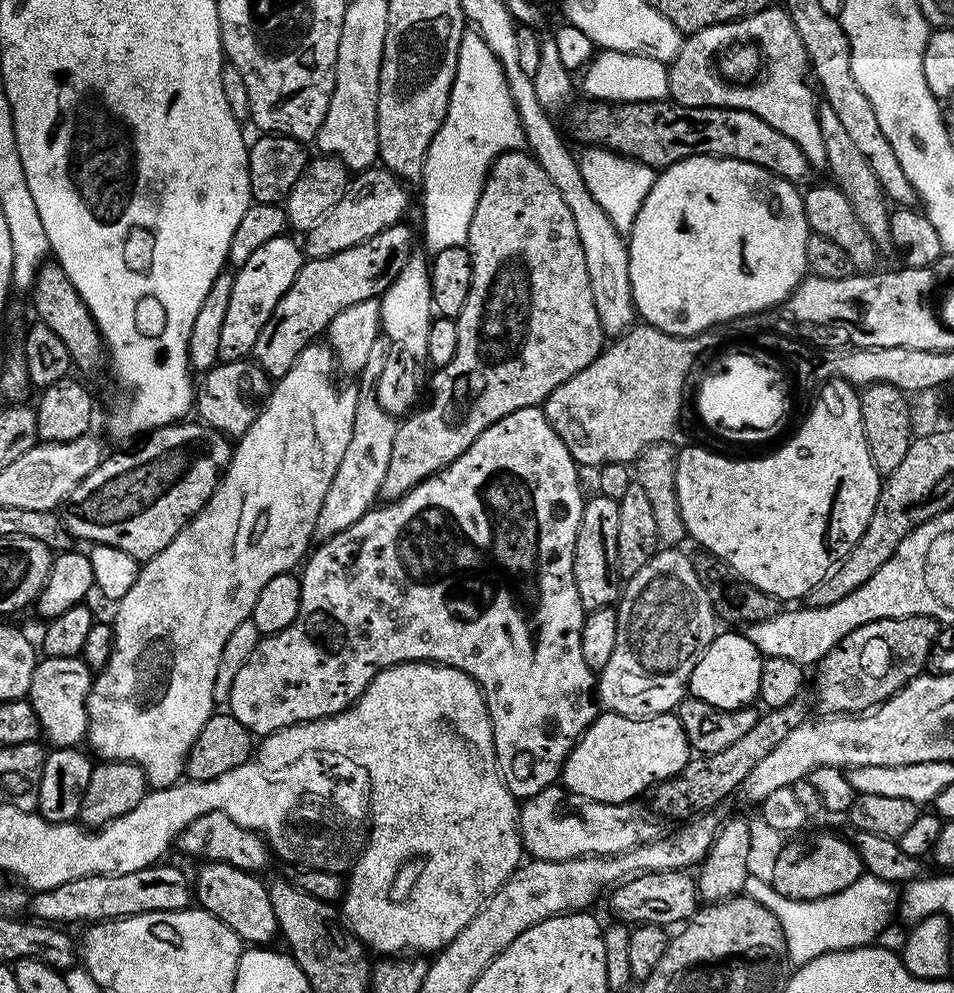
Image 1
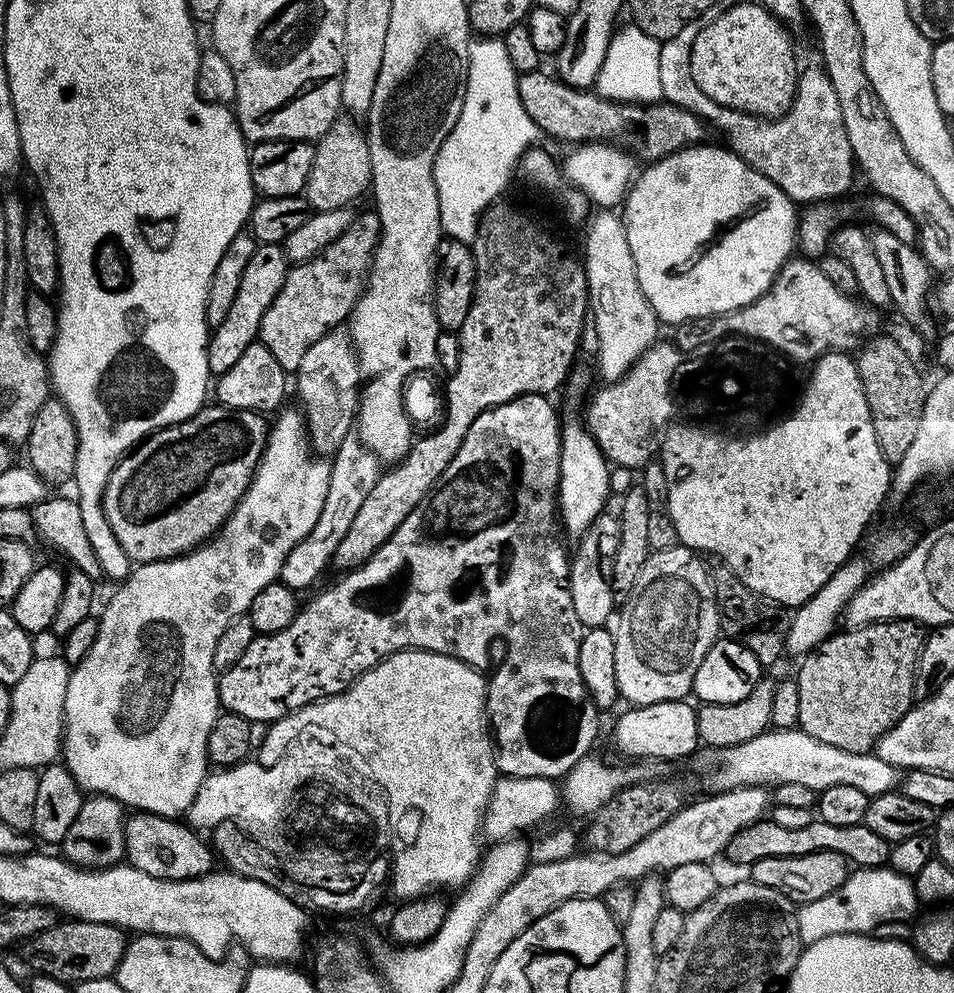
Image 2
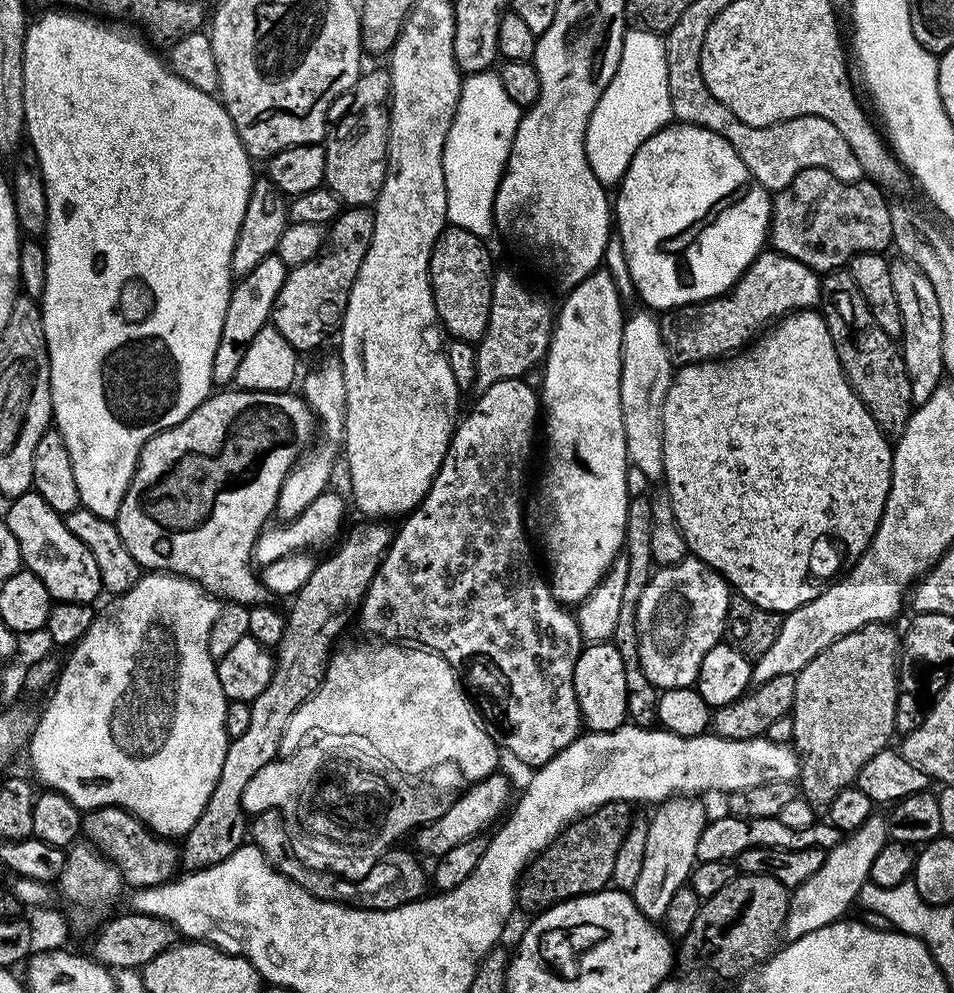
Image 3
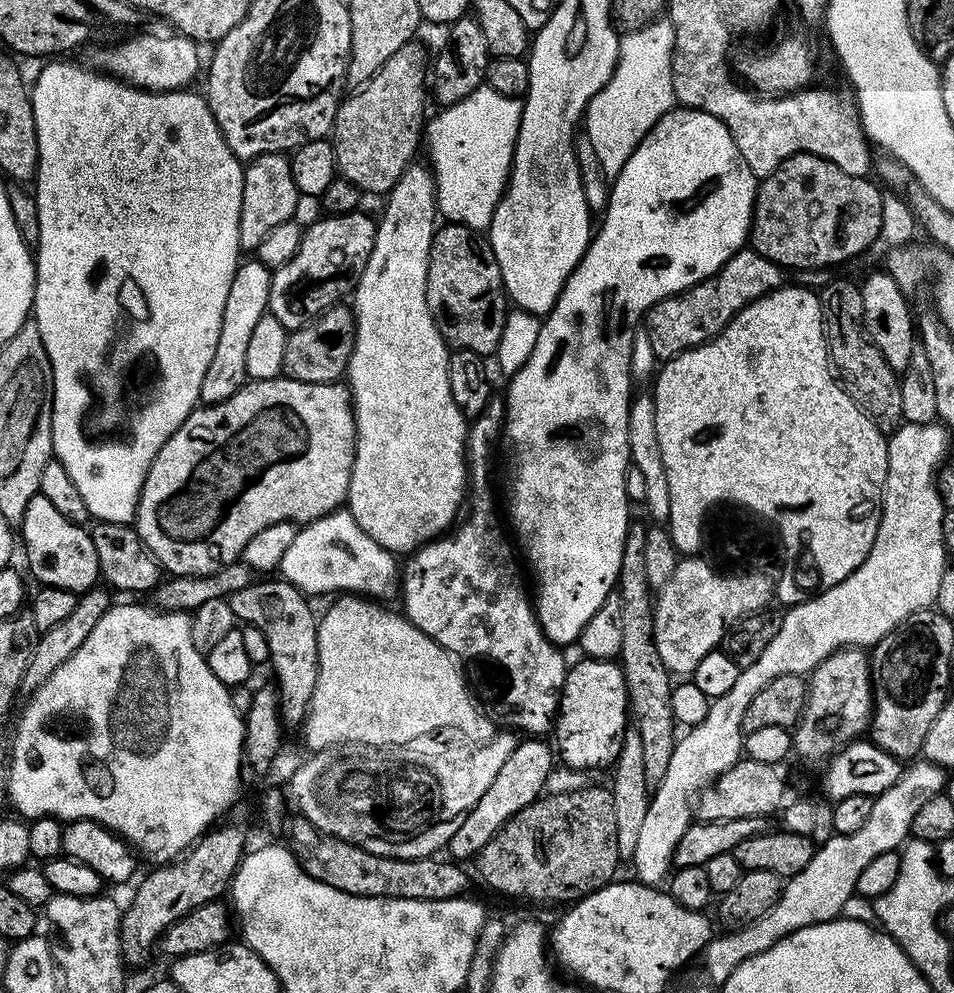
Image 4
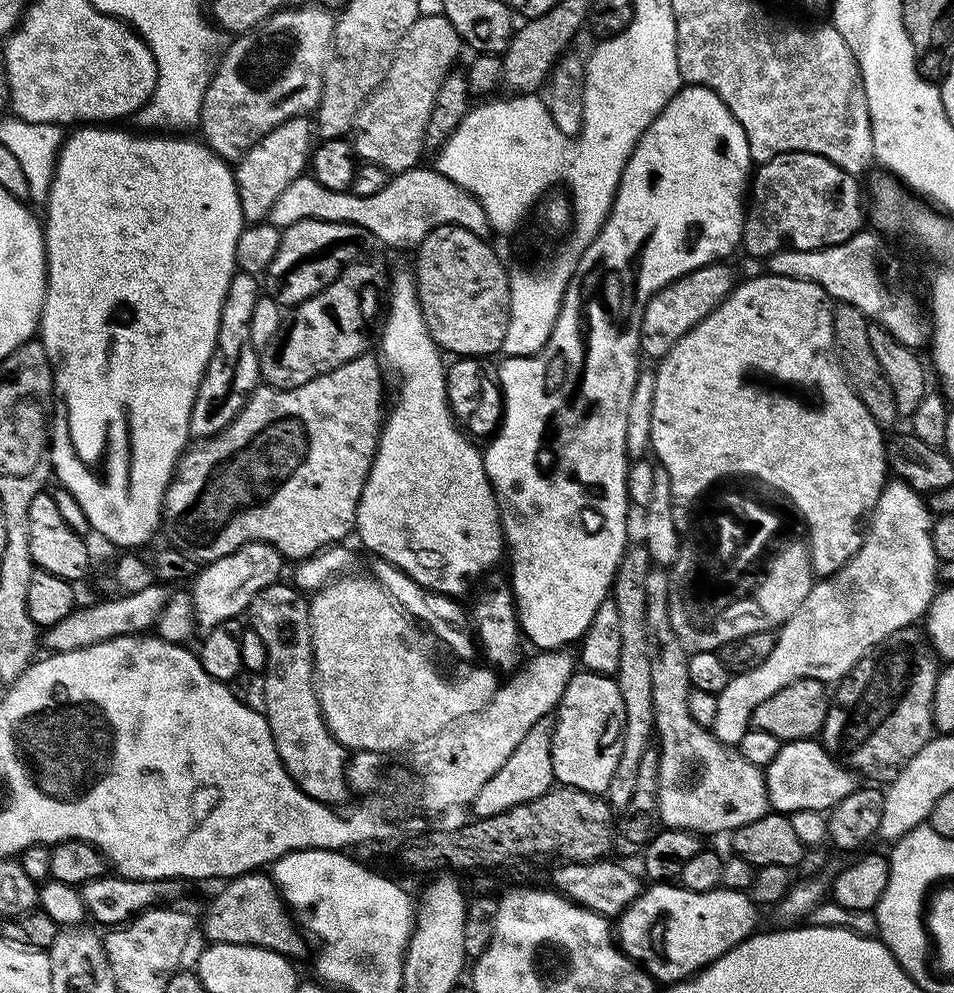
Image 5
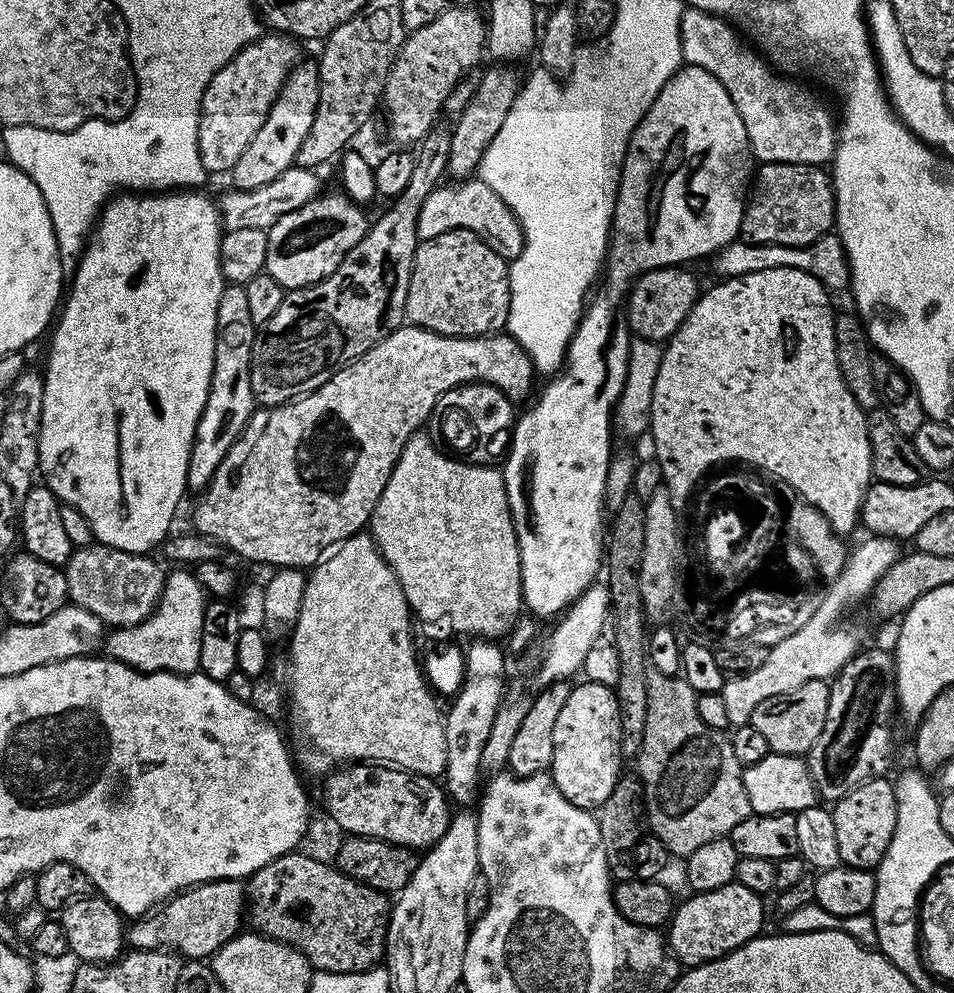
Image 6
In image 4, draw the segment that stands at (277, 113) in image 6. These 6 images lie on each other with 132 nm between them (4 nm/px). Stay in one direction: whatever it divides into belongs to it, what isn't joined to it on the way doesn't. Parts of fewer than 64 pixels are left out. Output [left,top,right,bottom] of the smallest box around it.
[238,152,302,253]

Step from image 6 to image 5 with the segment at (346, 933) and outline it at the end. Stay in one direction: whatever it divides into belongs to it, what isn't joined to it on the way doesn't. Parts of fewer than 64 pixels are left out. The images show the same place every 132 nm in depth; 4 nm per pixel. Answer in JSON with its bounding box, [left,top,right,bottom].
[202,870,305,962]

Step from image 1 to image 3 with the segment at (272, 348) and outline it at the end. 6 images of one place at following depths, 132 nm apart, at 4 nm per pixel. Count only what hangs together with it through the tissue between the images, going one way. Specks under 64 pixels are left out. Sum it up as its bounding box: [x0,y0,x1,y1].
[270,206,373,353]

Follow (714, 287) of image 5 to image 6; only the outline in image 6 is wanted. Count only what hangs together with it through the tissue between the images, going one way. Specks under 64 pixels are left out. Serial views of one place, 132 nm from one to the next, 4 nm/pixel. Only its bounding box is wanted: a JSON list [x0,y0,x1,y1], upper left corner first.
[626,266,702,342]

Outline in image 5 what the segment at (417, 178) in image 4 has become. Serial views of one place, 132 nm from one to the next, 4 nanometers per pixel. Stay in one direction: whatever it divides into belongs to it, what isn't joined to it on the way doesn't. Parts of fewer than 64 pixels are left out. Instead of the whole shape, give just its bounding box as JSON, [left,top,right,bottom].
[354,271,506,598]

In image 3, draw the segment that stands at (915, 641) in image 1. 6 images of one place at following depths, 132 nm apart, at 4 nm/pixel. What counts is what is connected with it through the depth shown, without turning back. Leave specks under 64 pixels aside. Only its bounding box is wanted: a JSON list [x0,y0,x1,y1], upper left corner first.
[790,622,900,810]

